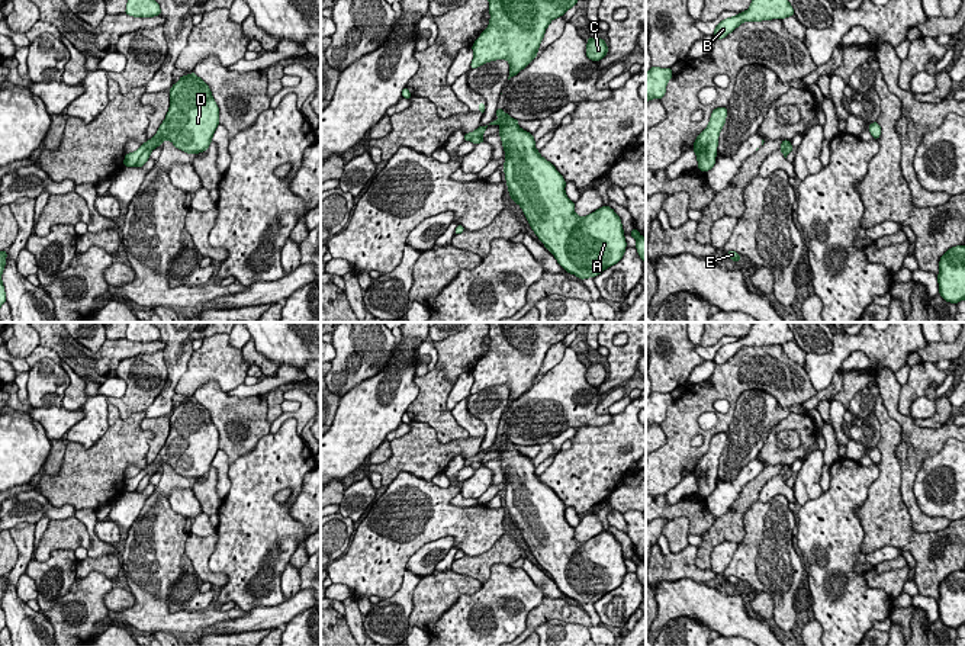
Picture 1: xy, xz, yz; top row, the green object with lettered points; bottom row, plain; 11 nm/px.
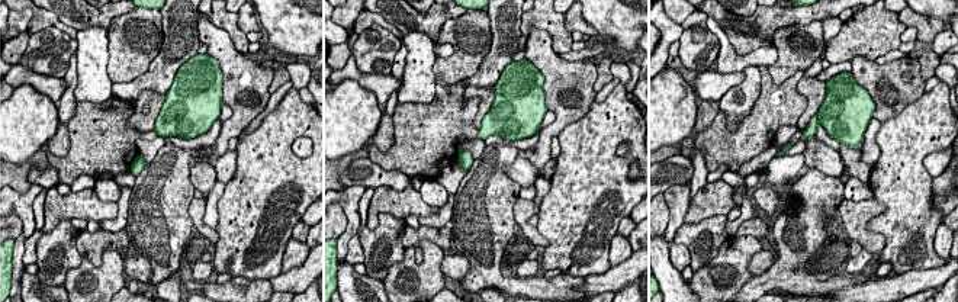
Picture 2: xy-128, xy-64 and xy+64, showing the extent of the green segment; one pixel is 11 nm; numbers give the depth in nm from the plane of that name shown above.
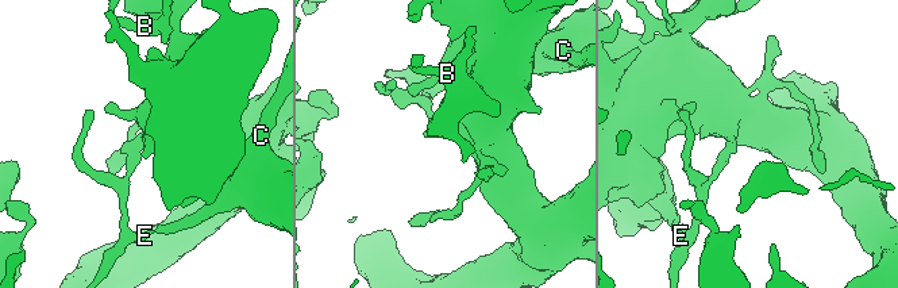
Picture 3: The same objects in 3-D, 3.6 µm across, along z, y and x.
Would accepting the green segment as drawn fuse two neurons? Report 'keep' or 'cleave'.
cleave

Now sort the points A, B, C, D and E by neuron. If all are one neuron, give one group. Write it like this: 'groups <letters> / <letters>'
groups A B D / C E

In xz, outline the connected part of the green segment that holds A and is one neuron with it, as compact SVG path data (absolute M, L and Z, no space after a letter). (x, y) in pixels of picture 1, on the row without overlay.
M498 433L489 450L499 449L499 460L505 475L505 504L514 528L518 528L528 544L530 552L556 582L559 589L580 605L595 602L605 594L618 588L625 576L627 568L621 544L614 534L604 530L588 541L575 539L575 527L564 517L566 507L551 488L535 475L534 462L518 451L518 446Z

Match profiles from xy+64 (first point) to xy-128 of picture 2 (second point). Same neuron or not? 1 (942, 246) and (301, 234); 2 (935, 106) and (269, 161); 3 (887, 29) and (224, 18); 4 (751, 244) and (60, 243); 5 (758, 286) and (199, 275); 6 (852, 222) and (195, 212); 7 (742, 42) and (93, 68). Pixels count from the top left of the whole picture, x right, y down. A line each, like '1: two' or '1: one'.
1: two
2: one
3: one
4: two
5: two
6: one
7: two

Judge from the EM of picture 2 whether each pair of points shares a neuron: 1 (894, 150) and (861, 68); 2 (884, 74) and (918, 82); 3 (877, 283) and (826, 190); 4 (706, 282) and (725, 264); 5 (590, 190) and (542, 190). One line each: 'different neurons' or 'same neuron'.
1: different neurons
2: same neuron
3: different neurons
4: same neuron
5: different neurons

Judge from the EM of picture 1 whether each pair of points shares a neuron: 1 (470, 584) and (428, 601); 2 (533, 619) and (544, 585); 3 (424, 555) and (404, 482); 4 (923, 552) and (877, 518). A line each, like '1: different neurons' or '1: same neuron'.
1: same neuron
2: different neurons
3: different neurons
4: same neuron

